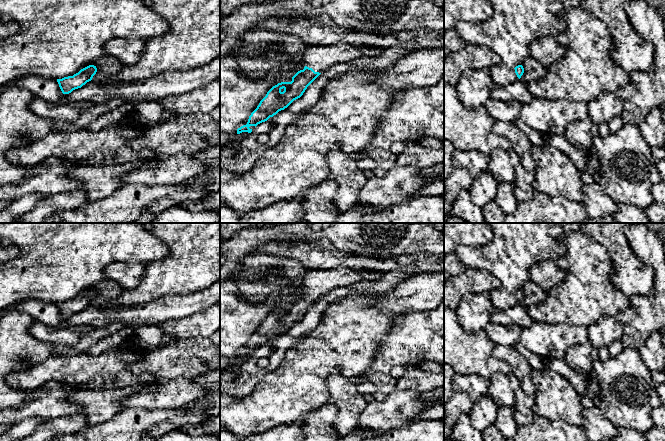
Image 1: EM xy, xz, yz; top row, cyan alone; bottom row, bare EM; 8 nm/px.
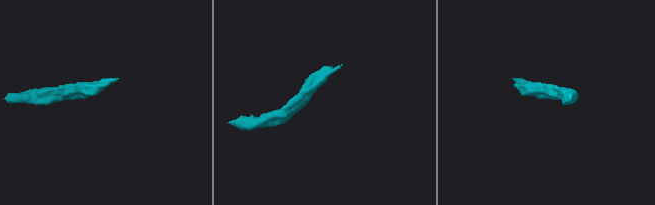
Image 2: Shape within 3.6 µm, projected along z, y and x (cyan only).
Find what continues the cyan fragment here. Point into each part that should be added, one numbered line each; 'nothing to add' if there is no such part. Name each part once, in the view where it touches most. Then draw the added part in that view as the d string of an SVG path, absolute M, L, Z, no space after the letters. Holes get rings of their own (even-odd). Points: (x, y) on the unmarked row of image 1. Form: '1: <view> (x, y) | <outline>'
1: xz (320, 282) | M339 265L329 270L309 269L300 285L315 296L322 297L339 287L350 286L363 280L377 280L383 274L383 272L367 271L360 267Z

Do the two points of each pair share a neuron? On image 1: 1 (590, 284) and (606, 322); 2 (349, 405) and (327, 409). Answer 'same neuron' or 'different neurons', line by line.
1: different neurons
2: different neurons

